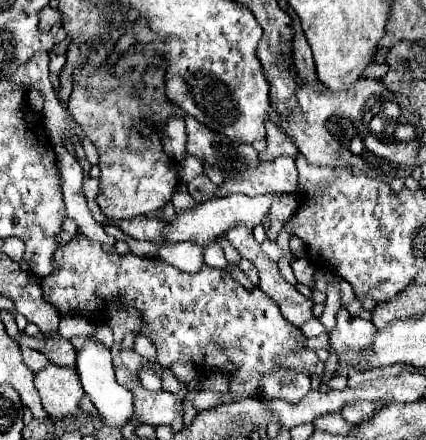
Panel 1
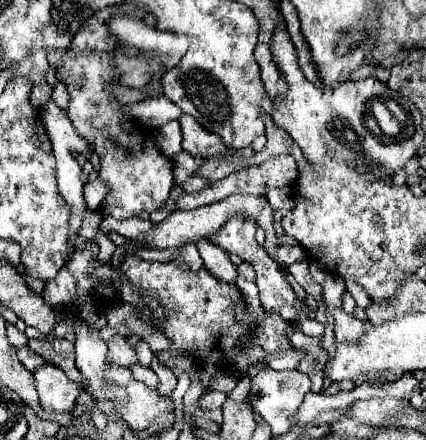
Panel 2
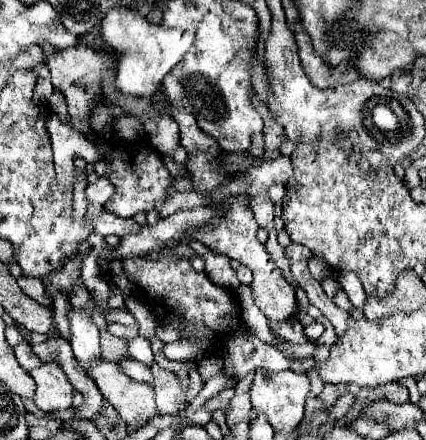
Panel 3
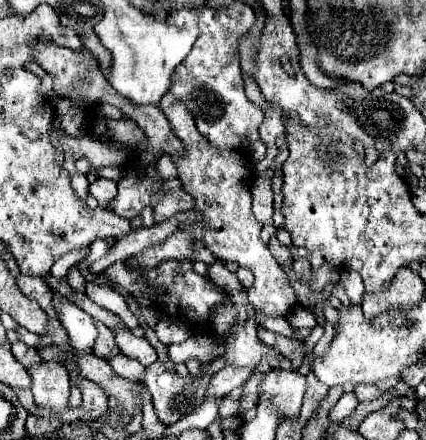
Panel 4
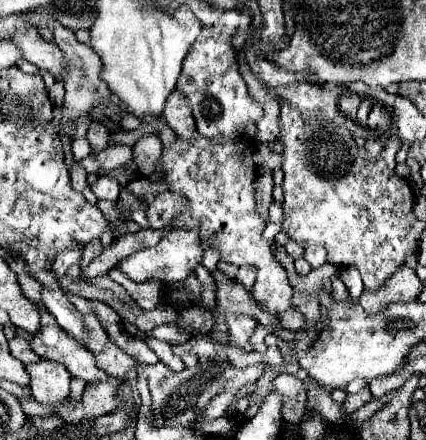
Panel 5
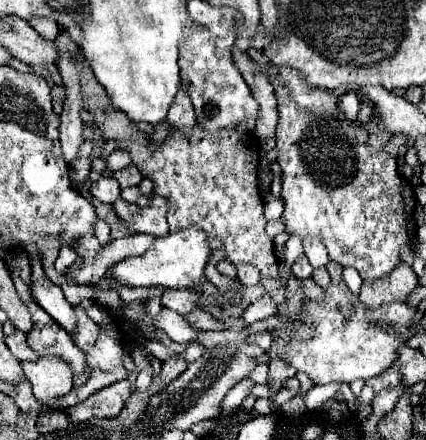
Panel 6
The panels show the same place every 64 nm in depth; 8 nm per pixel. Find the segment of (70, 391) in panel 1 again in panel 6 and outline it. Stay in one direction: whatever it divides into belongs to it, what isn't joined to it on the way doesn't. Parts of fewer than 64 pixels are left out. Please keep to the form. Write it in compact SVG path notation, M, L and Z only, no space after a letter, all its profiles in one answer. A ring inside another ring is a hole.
M42 356L38 362L22 362L24 376L32 384L38 402L48 404L72 390L72 368L56 356Z

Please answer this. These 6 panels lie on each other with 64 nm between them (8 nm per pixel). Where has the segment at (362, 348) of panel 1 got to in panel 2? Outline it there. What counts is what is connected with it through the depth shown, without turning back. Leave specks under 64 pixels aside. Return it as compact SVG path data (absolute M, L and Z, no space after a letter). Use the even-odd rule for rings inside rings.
M336 308L332 312L332 316L334 316L334 334L336 334L338 344L352 340L352 336L356 336L356 334L362 336L366 322L356 320L354 316L346 314L342 308Z

